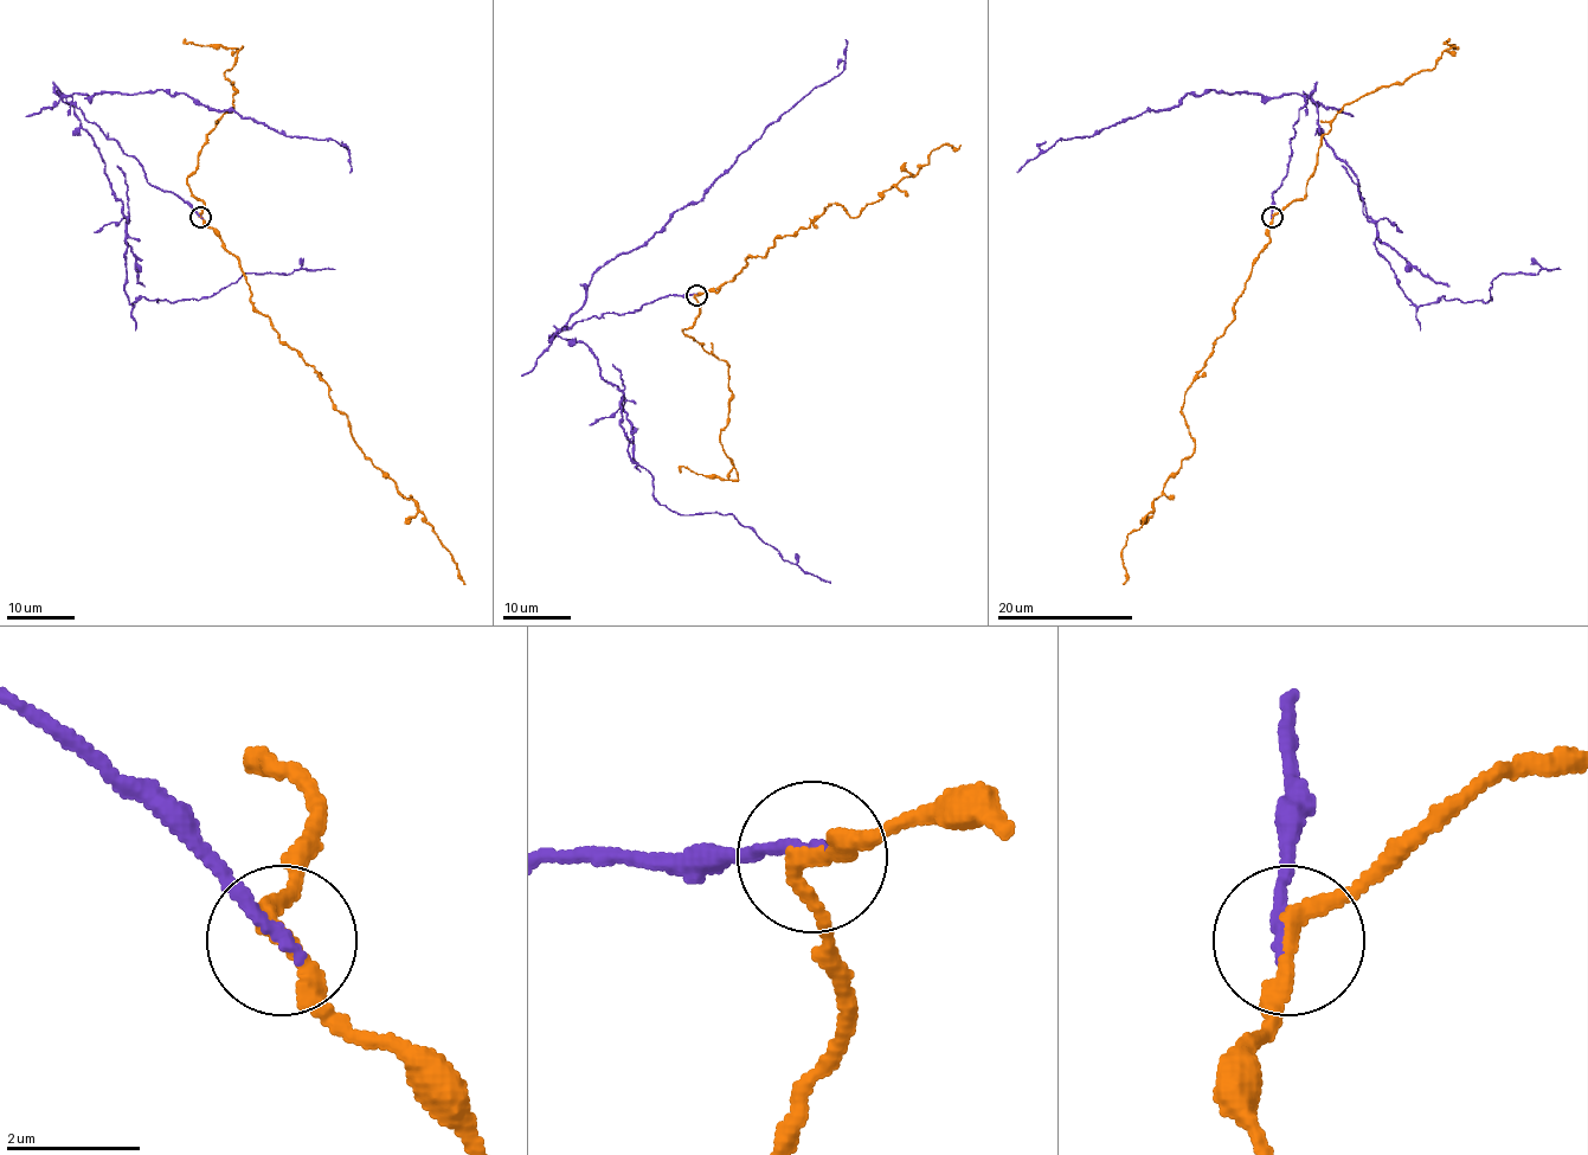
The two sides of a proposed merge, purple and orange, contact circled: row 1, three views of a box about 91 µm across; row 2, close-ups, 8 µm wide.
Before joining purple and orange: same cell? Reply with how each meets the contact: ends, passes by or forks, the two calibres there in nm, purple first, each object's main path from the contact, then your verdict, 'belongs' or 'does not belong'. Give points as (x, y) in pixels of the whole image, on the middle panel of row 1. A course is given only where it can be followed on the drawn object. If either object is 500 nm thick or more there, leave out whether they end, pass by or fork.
purple ends; orange passes by; calibres 180 and 280 nm; course purple (696, 294), (557, 333), (582, 341), (618, 387), (630, 456), (651, 475), (660, 505), (732, 514), (830, 583); course orange (696, 295), (824, 207), (855, 217), (933, 149), (960, 145); does not belong

